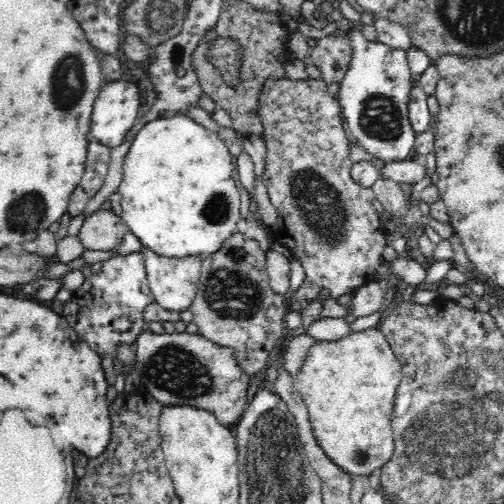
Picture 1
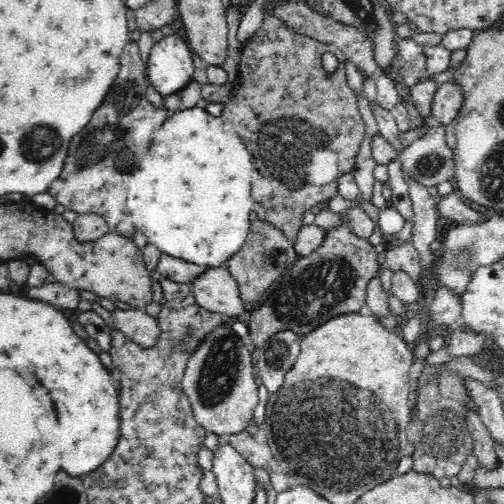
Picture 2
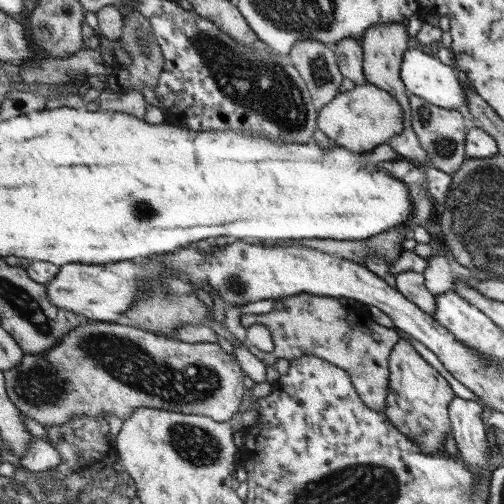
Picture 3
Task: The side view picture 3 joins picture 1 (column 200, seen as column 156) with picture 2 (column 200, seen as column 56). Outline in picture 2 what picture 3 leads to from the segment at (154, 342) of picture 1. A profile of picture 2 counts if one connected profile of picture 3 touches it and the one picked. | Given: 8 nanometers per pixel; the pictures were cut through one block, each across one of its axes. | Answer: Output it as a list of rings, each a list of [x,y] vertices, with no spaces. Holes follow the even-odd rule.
[[[228,324],[216,328],[188,360],[182,380],[184,394],[192,404],[194,420],[206,432],[214,432],[218,436],[236,436],[244,432],[250,426],[254,410],[260,402],[258,384],[254,376],[256,366],[252,364],[256,354],[252,354],[240,338],[242,336],[234,334]]]

